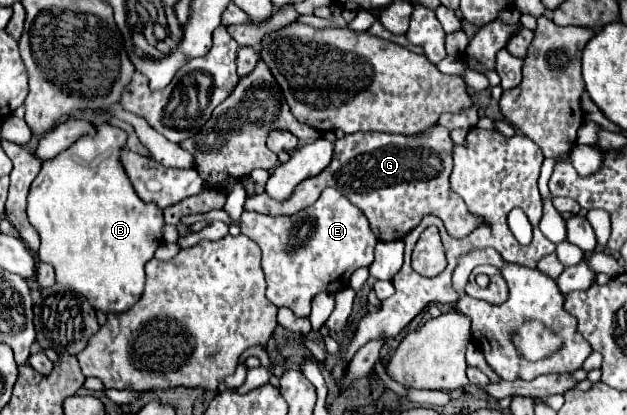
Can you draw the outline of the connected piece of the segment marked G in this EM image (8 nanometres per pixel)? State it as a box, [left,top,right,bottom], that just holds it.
[244,125,476,241]

